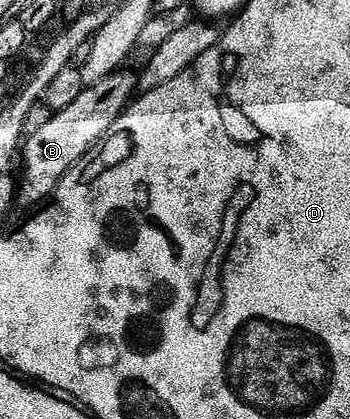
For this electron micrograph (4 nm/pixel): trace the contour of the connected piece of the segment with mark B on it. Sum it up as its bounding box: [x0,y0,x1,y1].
[17,69,136,209]

